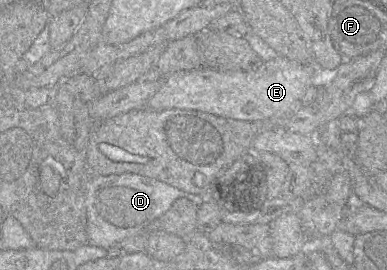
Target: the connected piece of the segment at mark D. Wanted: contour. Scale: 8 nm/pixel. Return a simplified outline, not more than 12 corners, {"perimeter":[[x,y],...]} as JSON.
{"perimeter":[[134,173],[90,176],[87,244],[109,249],[185,198]]}

